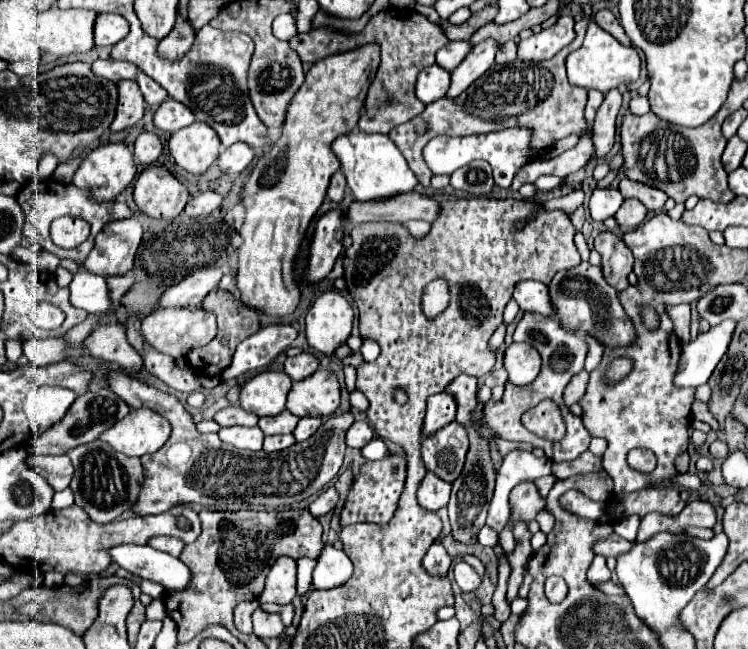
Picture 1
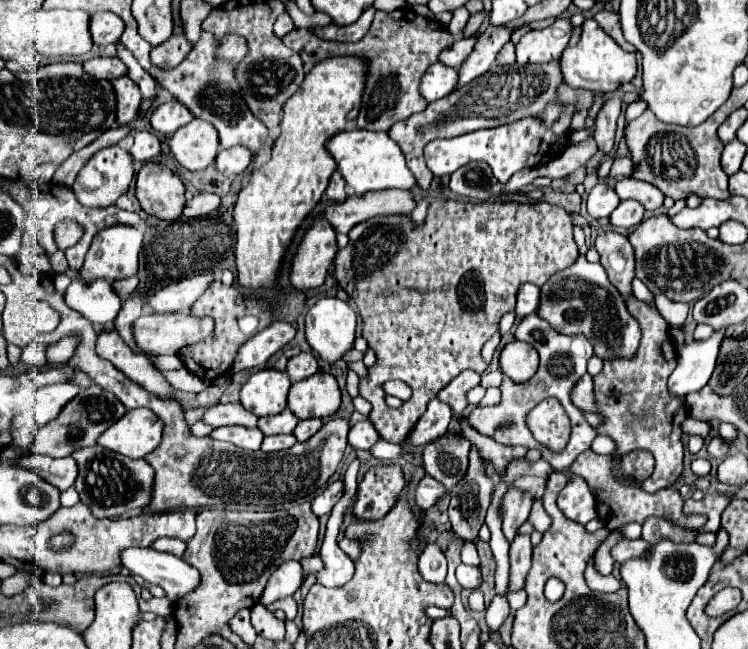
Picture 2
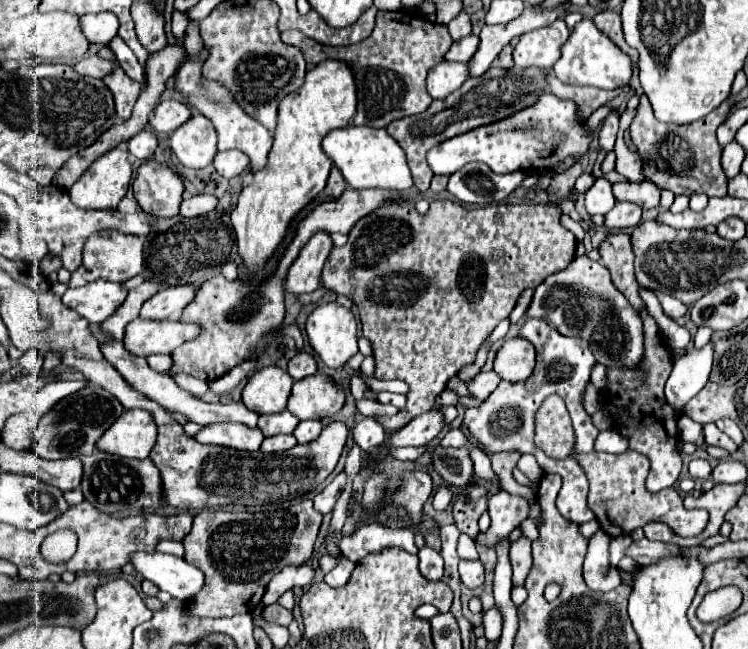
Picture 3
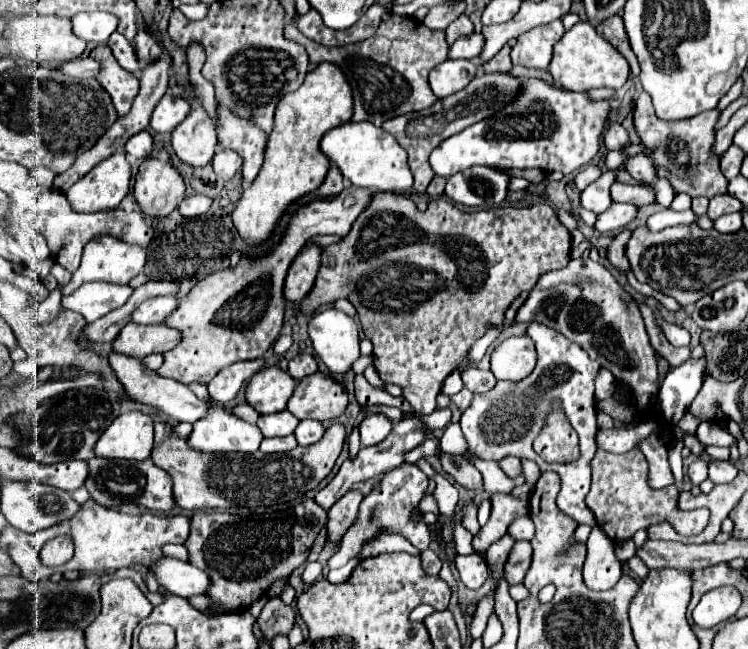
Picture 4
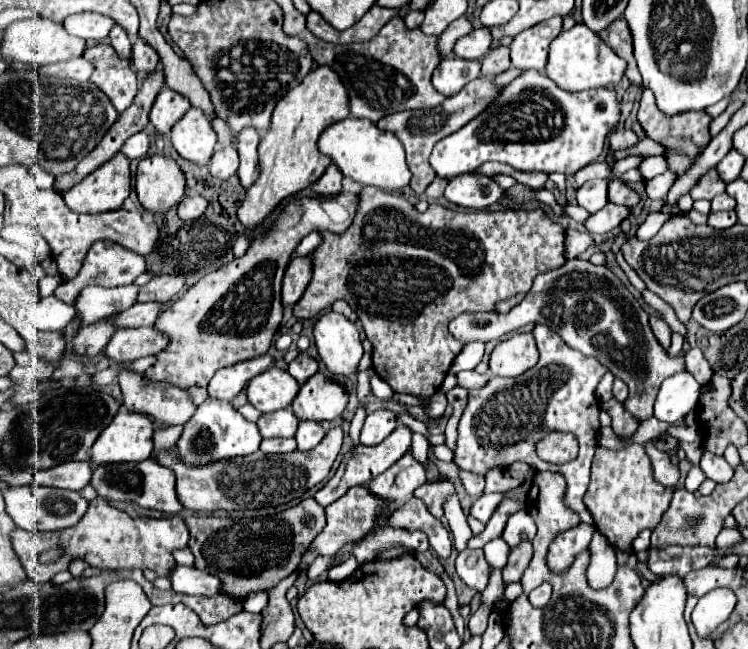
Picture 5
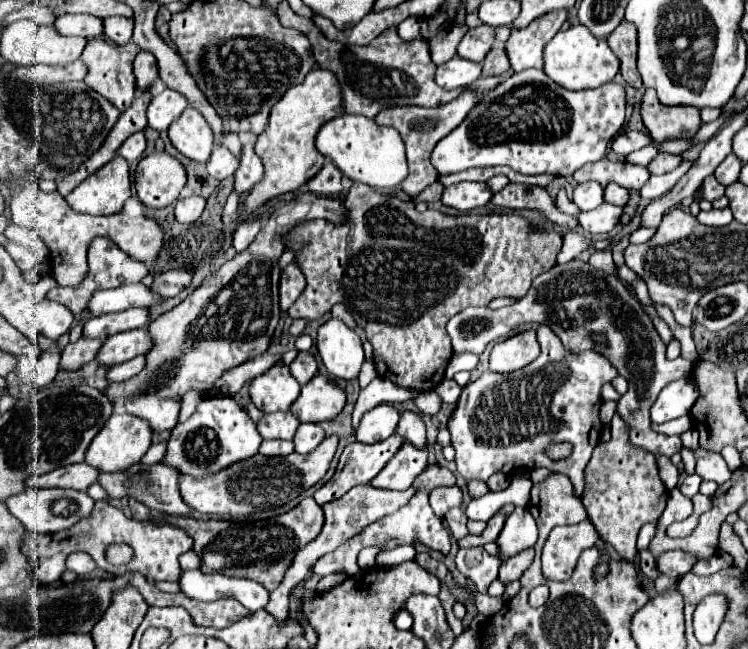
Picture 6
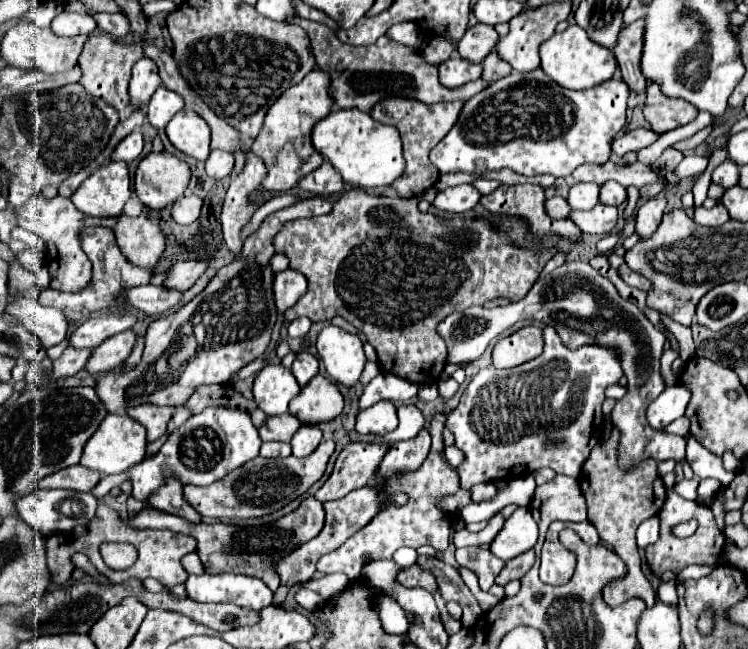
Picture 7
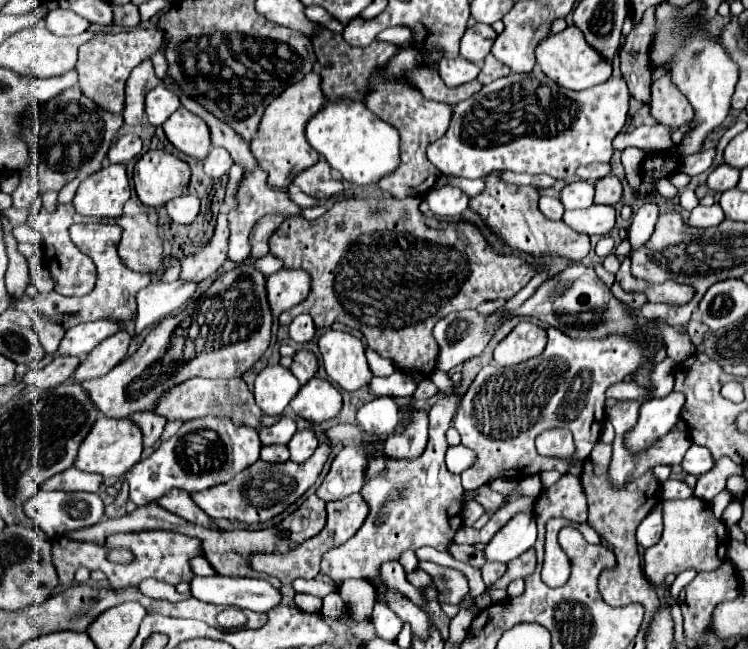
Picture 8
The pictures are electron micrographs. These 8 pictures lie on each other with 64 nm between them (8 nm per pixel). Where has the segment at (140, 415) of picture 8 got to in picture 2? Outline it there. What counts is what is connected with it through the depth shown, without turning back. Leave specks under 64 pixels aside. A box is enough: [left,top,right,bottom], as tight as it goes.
[96,328,258,428]

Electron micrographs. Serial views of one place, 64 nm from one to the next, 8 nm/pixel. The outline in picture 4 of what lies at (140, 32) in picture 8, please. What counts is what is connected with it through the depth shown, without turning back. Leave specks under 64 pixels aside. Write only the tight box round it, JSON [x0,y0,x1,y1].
[90,44,138,117]

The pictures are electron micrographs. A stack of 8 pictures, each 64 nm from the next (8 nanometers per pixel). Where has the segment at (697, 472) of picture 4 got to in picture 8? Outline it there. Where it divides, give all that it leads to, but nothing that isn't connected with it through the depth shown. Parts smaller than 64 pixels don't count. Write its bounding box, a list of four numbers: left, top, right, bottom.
[662,480,694,500]

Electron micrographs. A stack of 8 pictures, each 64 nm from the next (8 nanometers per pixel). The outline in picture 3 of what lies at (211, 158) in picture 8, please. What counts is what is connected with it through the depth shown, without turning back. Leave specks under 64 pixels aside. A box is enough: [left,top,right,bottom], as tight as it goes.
[214,150,248,178]

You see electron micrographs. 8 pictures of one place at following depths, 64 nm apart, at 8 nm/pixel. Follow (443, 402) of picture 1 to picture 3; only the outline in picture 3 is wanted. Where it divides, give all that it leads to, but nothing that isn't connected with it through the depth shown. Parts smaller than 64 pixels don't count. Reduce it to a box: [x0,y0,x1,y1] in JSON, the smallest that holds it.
[384,404,446,446]

